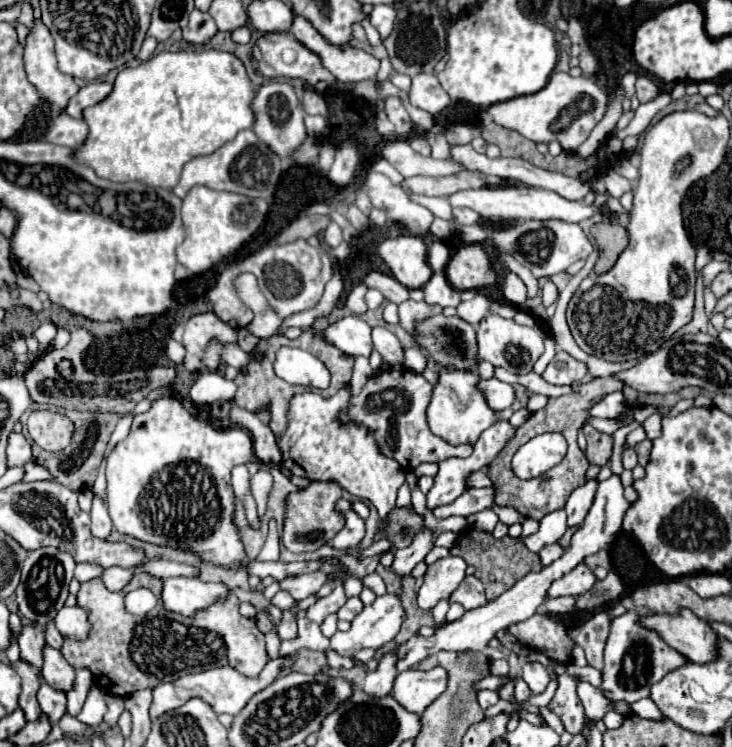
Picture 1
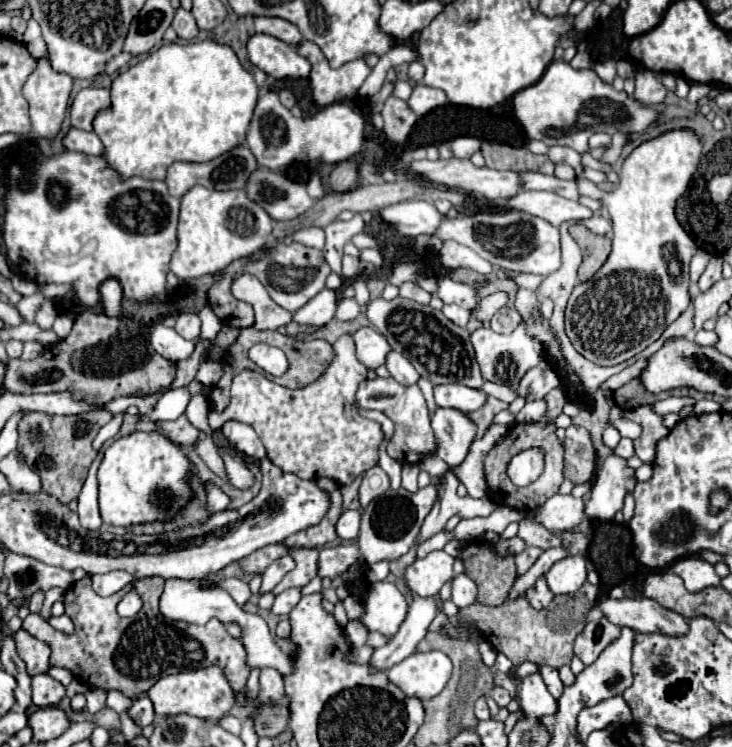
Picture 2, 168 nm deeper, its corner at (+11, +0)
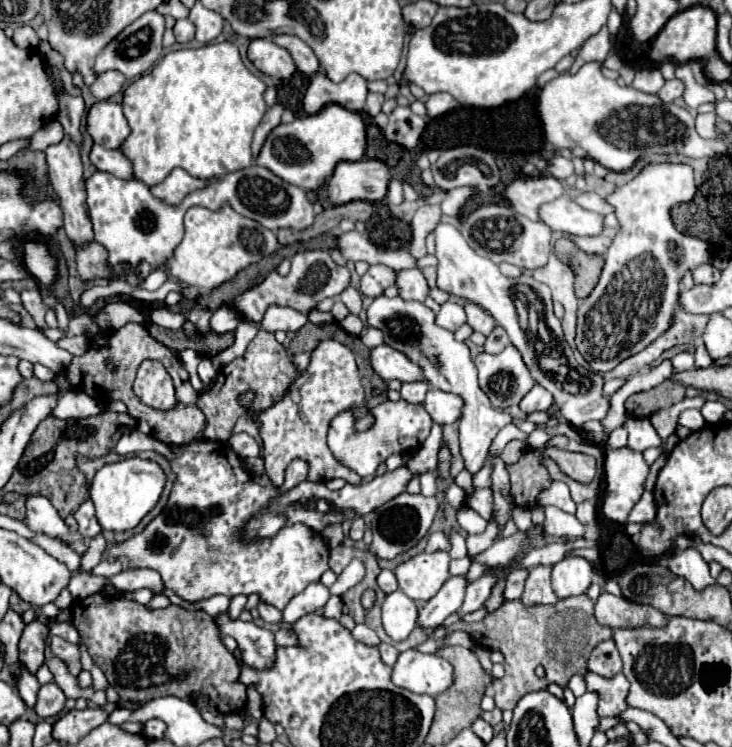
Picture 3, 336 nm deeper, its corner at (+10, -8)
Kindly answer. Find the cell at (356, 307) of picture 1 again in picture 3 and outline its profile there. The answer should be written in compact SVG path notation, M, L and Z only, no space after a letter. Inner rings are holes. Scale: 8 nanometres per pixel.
M357 314L345 316L345 318L339 322L339 326L341 326L347 334L351 334L351 336L359 336L361 330L363 330L363 322L361 322L361 318L359 318Z

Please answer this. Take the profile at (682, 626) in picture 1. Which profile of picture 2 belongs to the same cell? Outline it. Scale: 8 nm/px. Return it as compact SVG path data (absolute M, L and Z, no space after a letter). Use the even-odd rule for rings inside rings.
M602 598L598 606L612 624L628 626L634 632L660 632L668 636L682 636L688 632L688 624L678 612L662 608L650 598Z

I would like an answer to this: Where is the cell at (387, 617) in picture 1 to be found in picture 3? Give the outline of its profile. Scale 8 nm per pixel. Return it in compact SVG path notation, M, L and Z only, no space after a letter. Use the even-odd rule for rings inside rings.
M395 590L395 592L387 594L387 598L381 606L381 620L383 620L385 632L393 640L405 640L411 634L411 630L415 628L417 606L403 592L397 594L397 590Z

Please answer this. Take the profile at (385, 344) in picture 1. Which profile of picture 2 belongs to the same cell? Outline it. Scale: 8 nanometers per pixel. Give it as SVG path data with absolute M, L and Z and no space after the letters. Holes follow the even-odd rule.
M390 352L388 360L386 360L386 368L392 374L392 378L402 384L402 386L412 386L418 382L420 374L416 372L416 368L404 358L400 356L400 352Z

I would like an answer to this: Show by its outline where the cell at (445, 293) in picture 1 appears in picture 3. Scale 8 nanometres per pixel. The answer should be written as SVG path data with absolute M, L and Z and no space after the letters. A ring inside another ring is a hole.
M467 302L465 304L465 314L467 314L467 324L475 330L475 332L483 332L483 334L489 334L495 326L495 320L493 316L489 316L481 306L473 304L473 302Z

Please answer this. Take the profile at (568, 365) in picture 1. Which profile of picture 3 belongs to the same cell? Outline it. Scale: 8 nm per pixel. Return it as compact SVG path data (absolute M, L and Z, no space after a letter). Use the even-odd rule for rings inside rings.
M535 384L535 386L523 396L523 400L521 400L519 406L521 406L521 410L523 410L525 414L529 414L529 412L547 410L551 404L553 404L553 396L551 396L543 386Z

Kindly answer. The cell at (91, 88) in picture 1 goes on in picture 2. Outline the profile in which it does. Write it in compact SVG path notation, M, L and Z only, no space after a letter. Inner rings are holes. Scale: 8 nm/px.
M84 88L76 94L70 116L72 116L72 126L80 130L94 130L92 122L96 118L96 112L110 108L110 90L106 88Z

